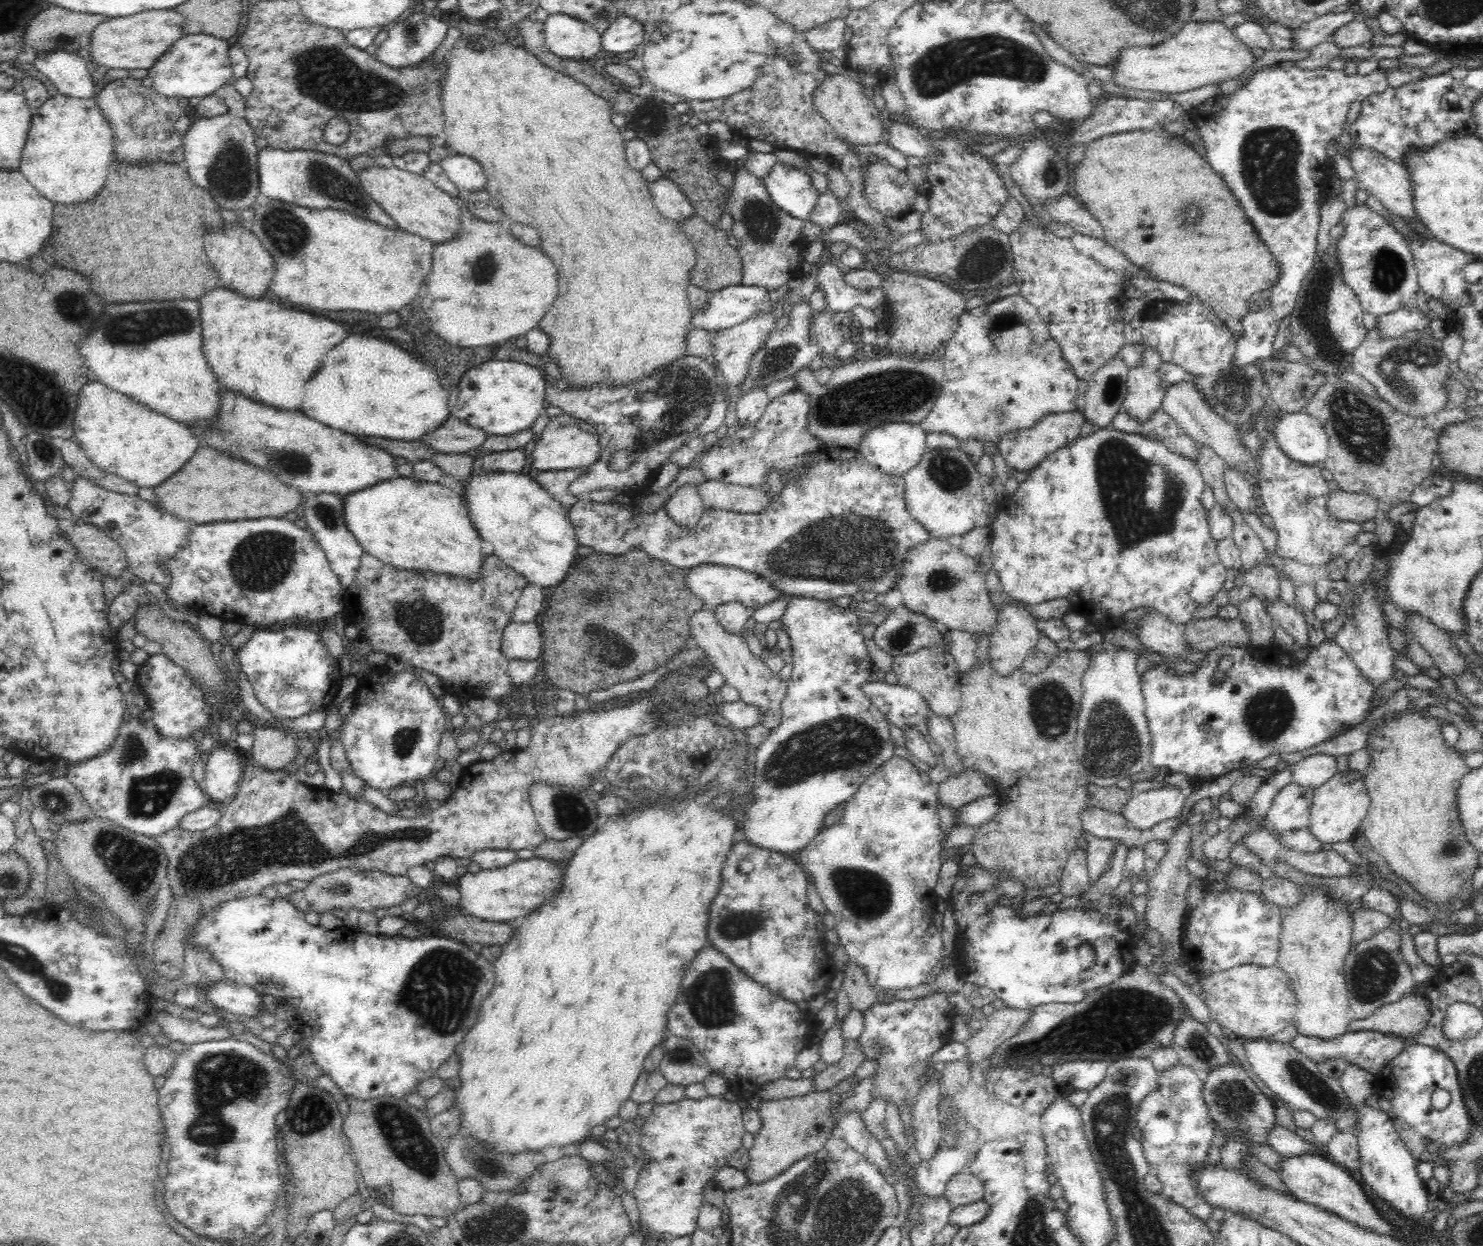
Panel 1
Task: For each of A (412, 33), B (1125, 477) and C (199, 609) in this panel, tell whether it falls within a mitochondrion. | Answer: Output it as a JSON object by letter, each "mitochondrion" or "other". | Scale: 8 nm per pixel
{"A":"mitochondrion","B":"mitochondrion","C":"other"}

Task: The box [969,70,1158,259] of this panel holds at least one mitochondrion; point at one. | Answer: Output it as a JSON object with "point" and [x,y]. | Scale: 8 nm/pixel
{"point":[1051,170]}

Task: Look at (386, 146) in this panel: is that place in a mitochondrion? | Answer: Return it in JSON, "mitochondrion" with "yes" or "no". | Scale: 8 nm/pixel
{"mitochondrion":"no"}

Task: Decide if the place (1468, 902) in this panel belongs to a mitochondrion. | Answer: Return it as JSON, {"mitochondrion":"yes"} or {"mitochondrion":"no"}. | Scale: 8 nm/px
{"mitochondrion":"no"}

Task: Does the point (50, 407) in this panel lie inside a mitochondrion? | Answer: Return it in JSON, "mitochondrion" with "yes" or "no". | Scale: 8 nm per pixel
{"mitochondrion":"yes"}

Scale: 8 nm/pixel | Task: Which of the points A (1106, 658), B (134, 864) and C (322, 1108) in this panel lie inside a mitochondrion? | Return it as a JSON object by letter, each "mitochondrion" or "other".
{"A":"other","B":"mitochondrion","C":"mitochondrion"}

